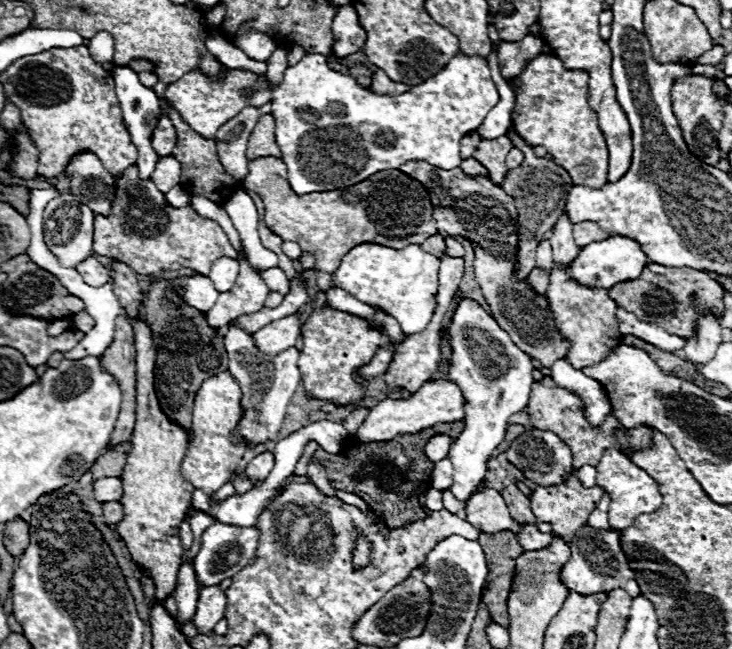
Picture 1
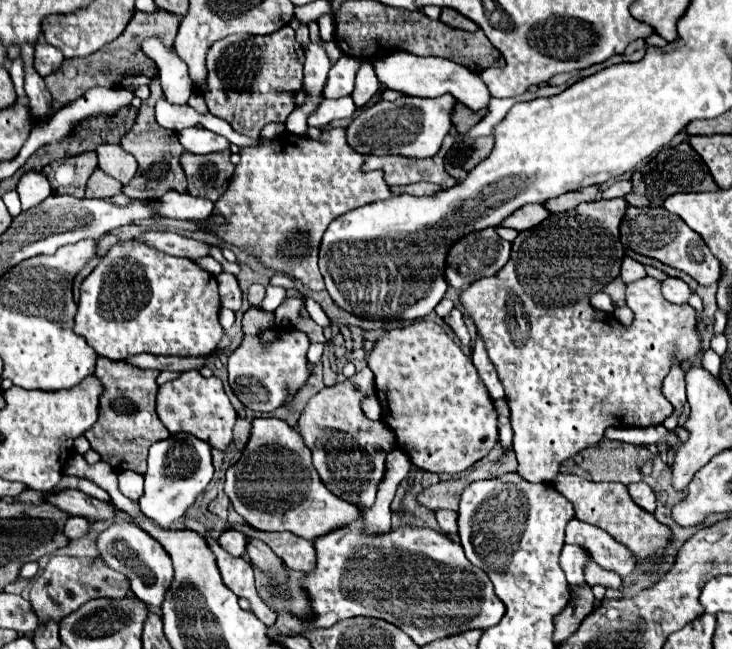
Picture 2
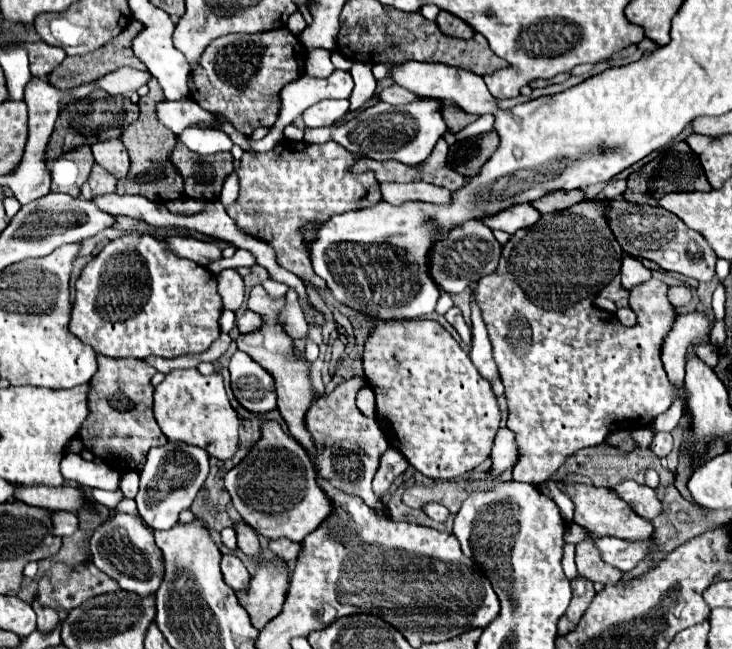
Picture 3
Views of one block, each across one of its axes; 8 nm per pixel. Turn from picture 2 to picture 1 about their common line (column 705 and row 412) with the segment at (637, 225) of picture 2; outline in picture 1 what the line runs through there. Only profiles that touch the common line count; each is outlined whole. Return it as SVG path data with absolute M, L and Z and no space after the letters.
M230 324L230 330L224 340L224 348L228 352L228 372L236 378L240 386L240 404L242 404L242 420L238 422L238 428L232 432L230 440L240 442L246 440L246 444L266 444L270 440L276 440L280 432L280 424L286 416L286 406L294 394L294 390L300 384L300 370L298 370L298 350L292 346L284 352L280 352L274 358L248 358L248 342L246 332Z

